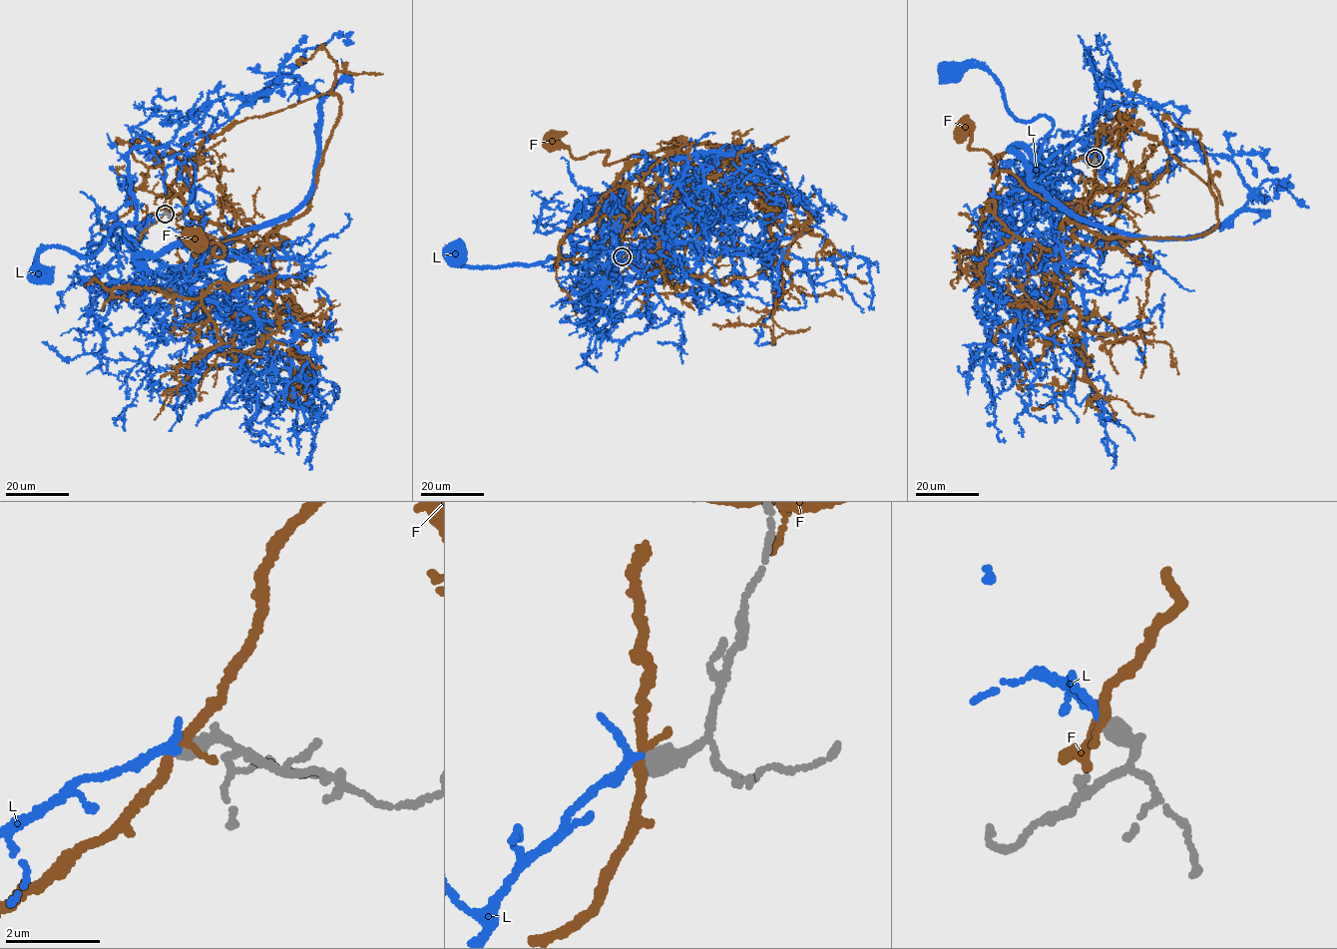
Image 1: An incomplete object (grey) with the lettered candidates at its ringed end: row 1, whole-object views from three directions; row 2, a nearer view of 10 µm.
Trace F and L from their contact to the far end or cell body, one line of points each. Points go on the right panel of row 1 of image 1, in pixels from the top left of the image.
F: (1095, 158), (1097, 187), (1061, 227), (1180, 239), (1216, 225), (1210, 188), (1127, 118), (1093, 140)
L: (1095, 158), (1087, 156), (1078, 140), (1035, 169), (1051, 121), (1041, 114), (1019, 120), (983, 68), (951, 71)

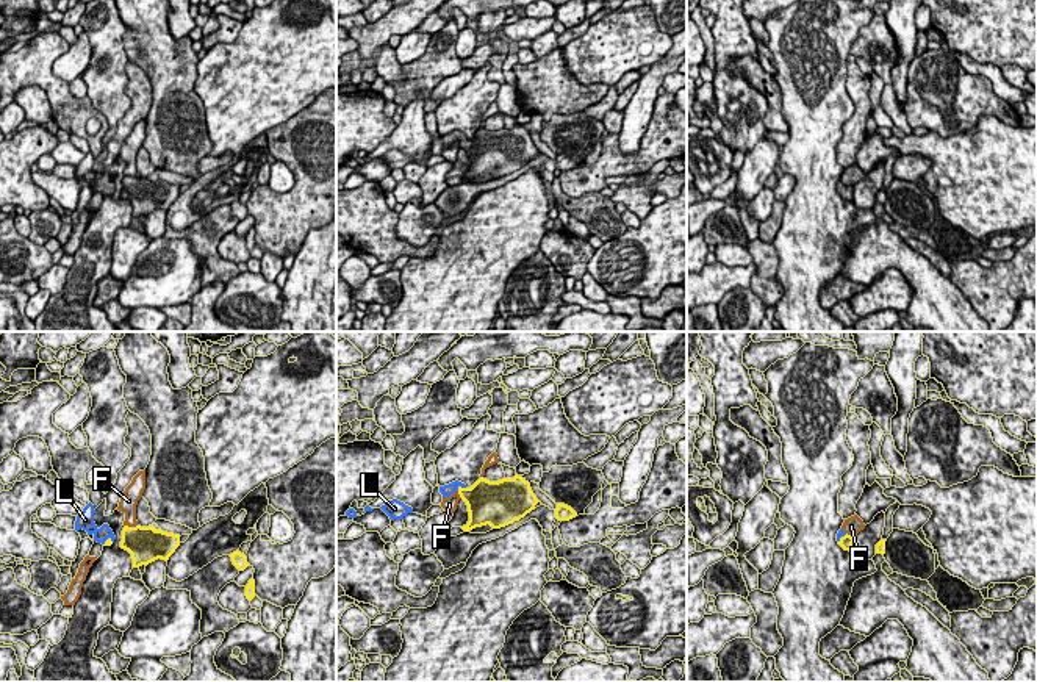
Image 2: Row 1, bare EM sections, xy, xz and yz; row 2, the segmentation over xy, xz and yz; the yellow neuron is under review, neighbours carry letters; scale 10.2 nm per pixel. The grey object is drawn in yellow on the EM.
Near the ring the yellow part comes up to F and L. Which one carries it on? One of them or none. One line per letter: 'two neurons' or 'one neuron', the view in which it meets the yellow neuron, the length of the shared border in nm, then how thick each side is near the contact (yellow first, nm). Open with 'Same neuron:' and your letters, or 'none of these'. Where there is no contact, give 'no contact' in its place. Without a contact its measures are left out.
Same neuron: L
F: two neurons; meets yellow in xy; contact 130 nm long; 380 nm thick on the yellow side, 170 nm on the other
L: one neuron; meets yellow in xz; contact 100 nm long; 320 nm thick on the yellow side, 120 nm on the other

